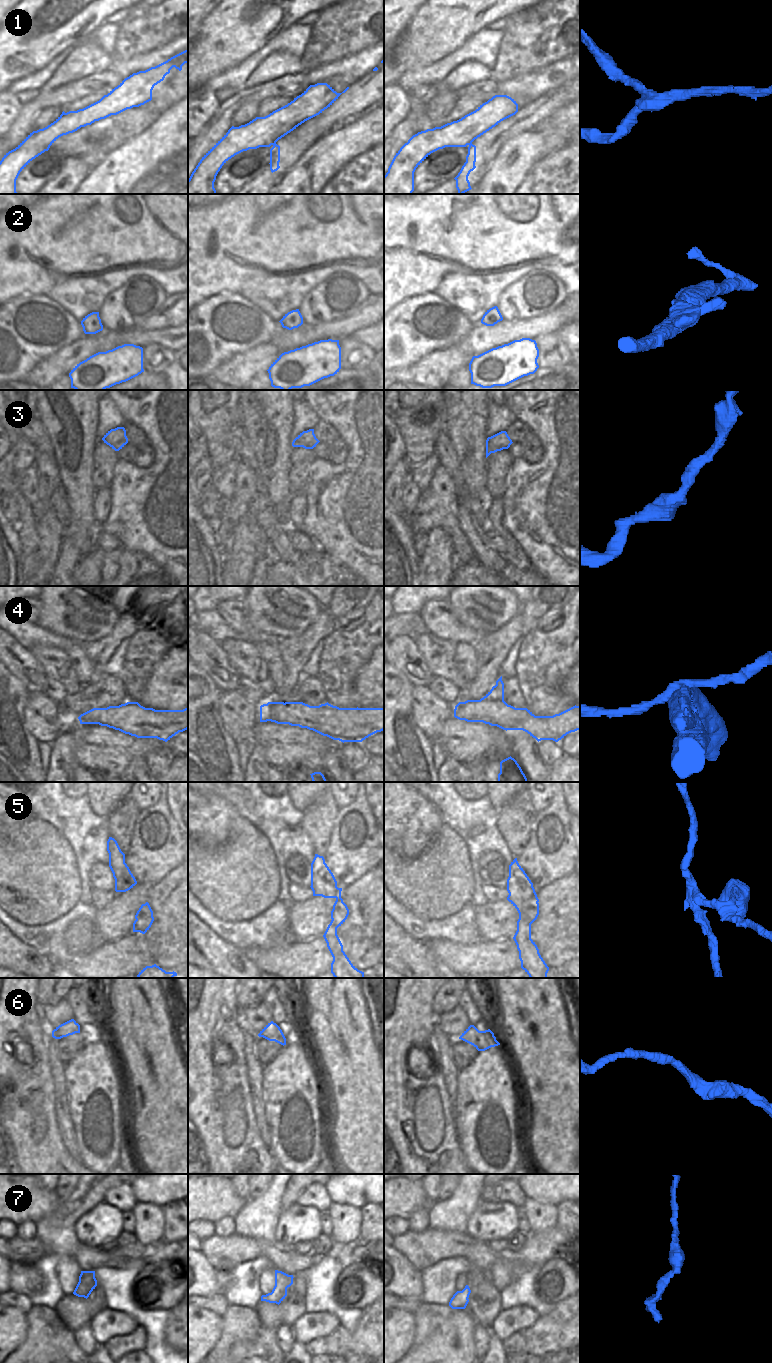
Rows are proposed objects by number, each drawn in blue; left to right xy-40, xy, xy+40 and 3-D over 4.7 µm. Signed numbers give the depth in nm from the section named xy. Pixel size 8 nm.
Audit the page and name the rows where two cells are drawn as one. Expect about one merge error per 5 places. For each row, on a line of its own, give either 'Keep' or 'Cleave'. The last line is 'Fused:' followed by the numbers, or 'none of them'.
1: Cleave
2: Keep
3: Keep
4: Cleave
5: Cleave
6: Keep
7: Cleave
Fused: 1, 4, 5, 7

